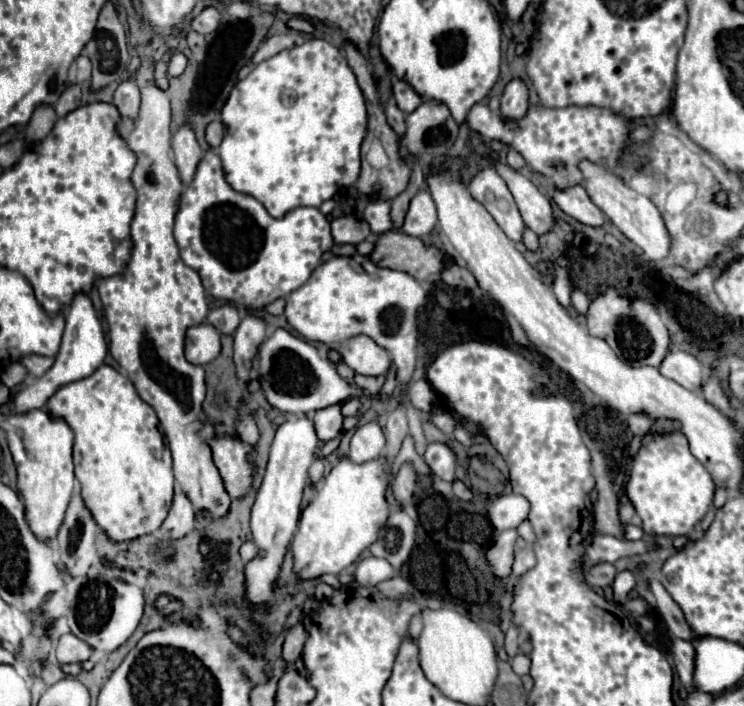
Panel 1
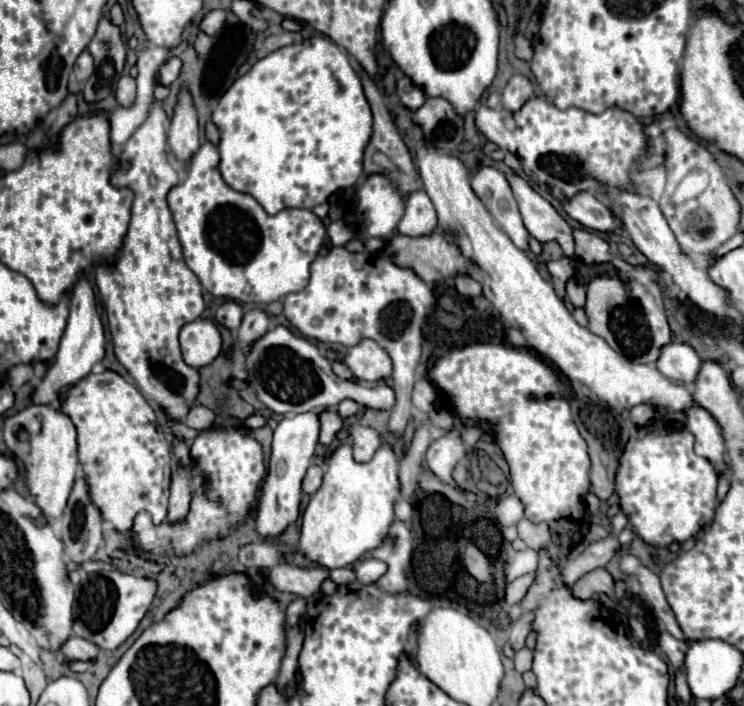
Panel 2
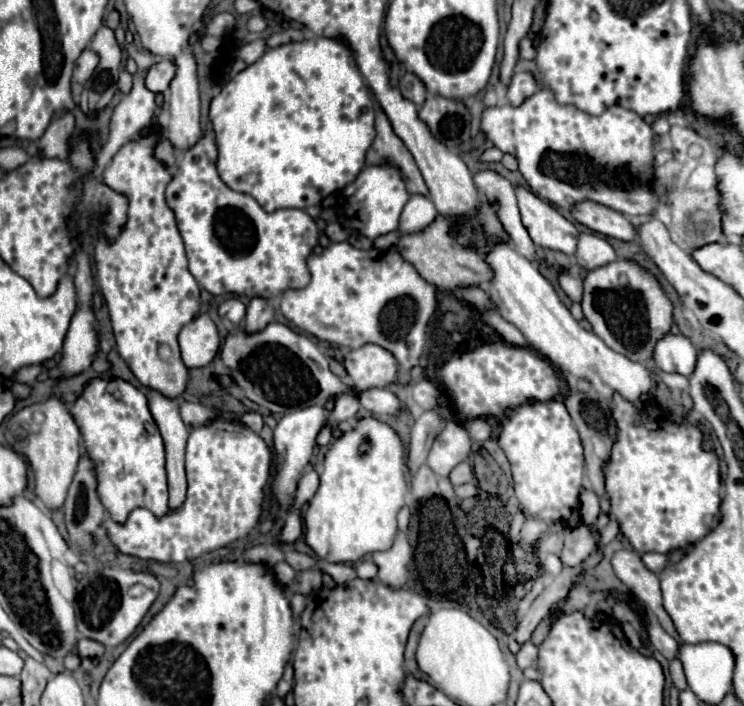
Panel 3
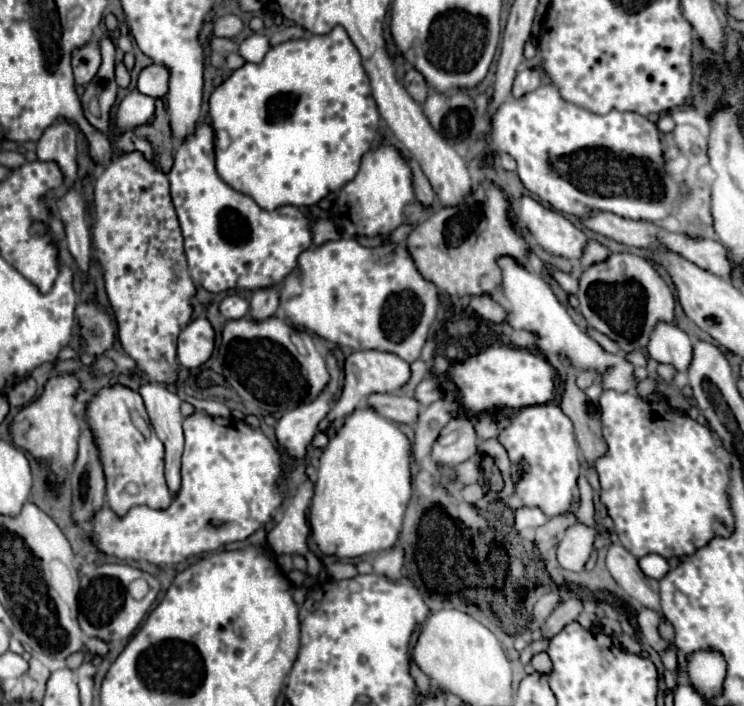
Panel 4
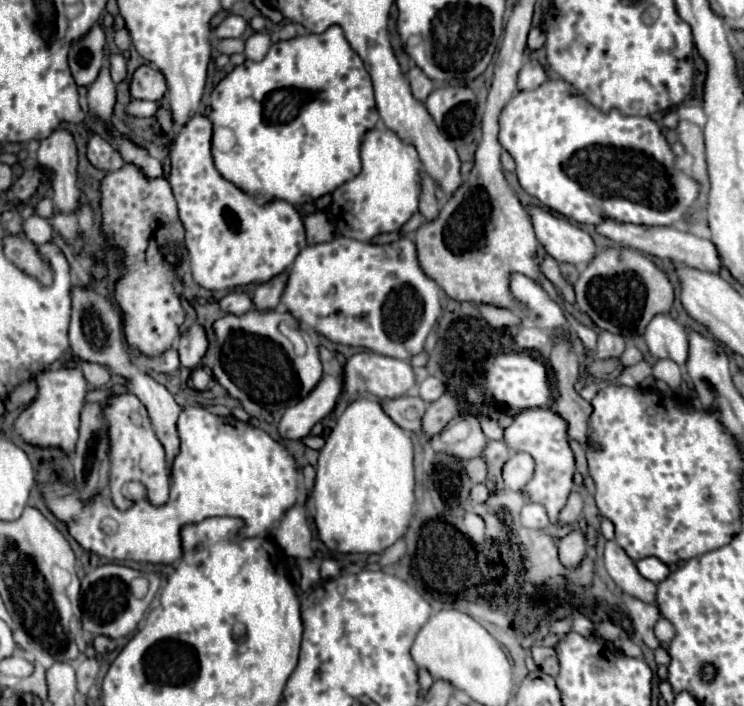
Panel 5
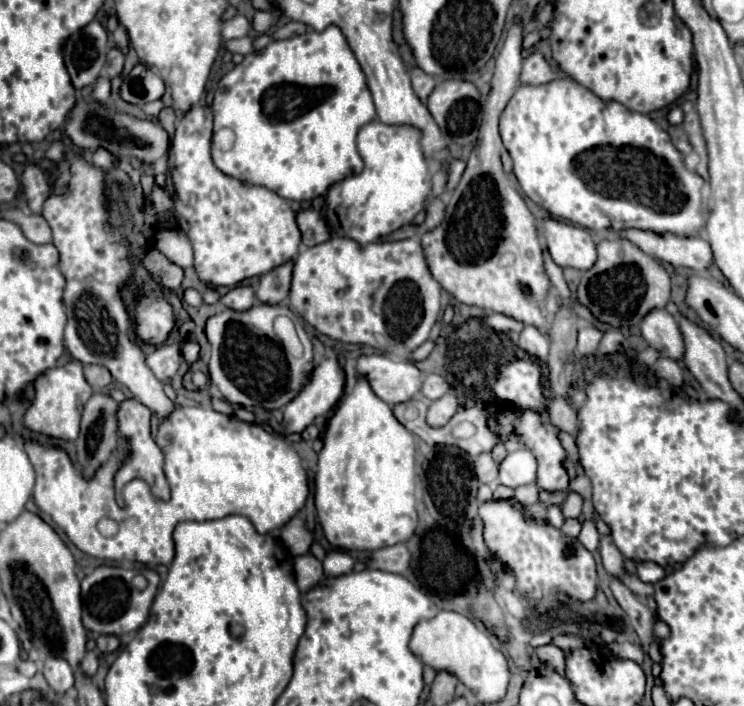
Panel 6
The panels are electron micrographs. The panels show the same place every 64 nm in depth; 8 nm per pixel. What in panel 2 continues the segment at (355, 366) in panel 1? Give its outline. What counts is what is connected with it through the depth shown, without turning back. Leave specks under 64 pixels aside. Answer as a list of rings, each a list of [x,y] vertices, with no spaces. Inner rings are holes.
[[[362,340],[348,348],[344,364],[352,370],[356,380],[378,384],[392,376],[392,360],[374,340]]]

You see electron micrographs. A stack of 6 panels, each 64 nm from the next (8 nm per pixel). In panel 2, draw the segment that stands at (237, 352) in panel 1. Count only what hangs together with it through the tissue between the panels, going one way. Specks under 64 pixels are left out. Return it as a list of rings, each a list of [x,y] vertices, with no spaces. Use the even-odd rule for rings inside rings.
[[[250,308],[244,318],[242,318],[242,326],[238,332],[238,346],[242,352],[248,352],[250,344],[260,338],[270,324],[270,316],[268,312],[264,312],[262,308]]]

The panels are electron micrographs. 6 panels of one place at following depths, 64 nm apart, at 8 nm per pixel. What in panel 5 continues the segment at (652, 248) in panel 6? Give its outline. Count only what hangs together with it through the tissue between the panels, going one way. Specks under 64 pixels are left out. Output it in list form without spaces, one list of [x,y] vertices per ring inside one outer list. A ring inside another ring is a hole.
[[[606,220],[600,226],[596,226],[596,230],[600,234],[604,234],[606,238],[618,242],[618,244],[626,244],[630,248],[642,250],[646,254],[652,254],[656,258],[668,258],[676,264],[684,264],[696,270],[706,270],[706,272],[716,272],[720,268],[720,258],[718,252],[714,248],[714,244],[706,238],[698,238],[690,232],[682,232],[676,228],[656,228],[656,226],[636,226],[636,224],[618,224],[614,220]]]

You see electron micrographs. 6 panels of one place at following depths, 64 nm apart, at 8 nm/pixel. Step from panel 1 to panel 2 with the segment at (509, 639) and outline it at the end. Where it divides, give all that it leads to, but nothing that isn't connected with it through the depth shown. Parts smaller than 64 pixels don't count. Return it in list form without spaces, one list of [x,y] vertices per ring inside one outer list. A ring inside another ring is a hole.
[[[524,612],[512,626],[510,626],[510,644],[514,650],[520,650],[526,642],[526,636],[532,630],[532,620],[534,620],[534,612]]]

